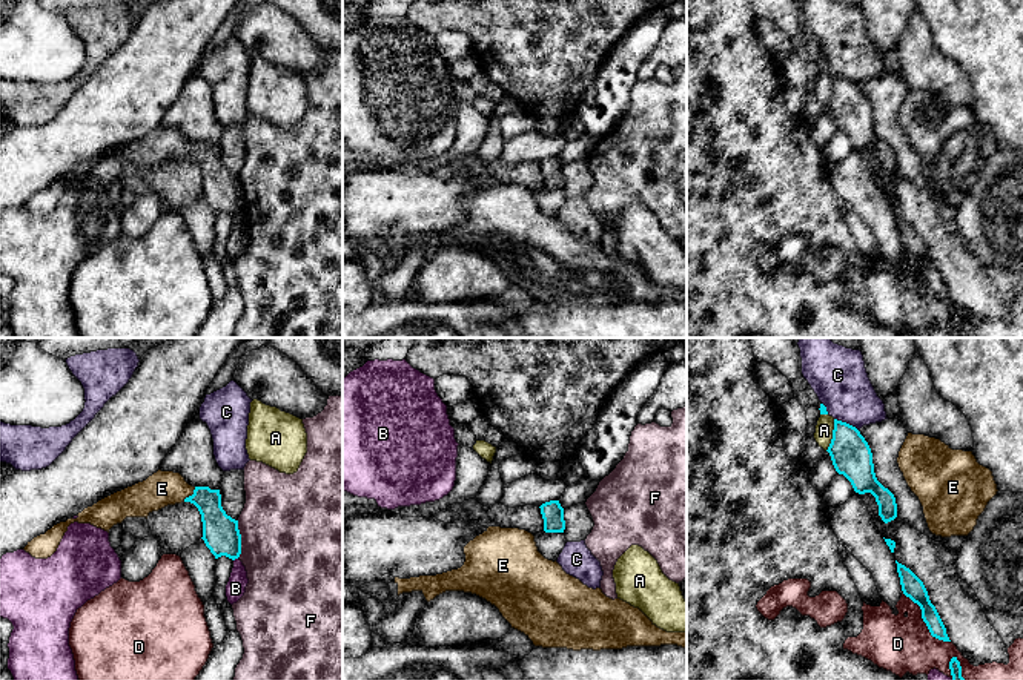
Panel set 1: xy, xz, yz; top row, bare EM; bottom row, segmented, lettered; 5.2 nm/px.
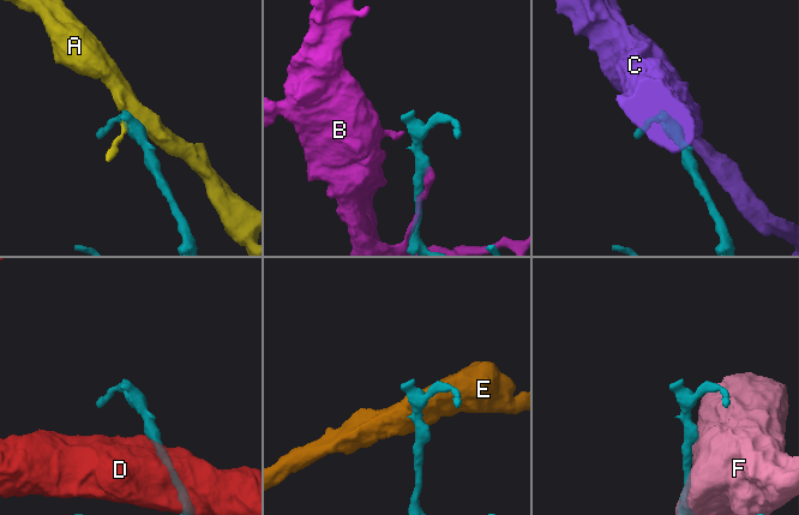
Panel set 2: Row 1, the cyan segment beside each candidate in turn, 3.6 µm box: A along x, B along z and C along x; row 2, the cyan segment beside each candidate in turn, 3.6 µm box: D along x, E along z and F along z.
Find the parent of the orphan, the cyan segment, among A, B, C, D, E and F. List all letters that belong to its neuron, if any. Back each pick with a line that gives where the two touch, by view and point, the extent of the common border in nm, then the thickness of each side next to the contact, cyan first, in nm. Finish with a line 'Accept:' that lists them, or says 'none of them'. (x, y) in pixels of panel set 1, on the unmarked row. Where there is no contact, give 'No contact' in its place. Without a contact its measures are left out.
E: Touches cyan at xy (192, 151). Shared border 100 nm. Thickness 190 nm (cyan) against 180 nm
Accept: E

